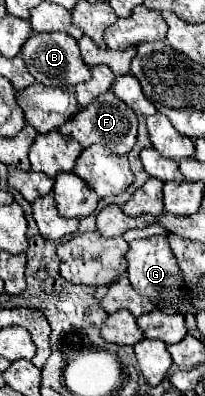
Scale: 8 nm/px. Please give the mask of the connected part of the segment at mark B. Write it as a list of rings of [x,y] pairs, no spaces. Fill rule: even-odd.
[[[39,32],[39,34],[33,34],[25,42],[25,46],[21,50],[21,56],[23,56],[31,76],[37,82],[45,84],[45,86],[75,86],[79,82],[89,80],[89,74],[91,74],[91,68],[83,62],[81,54],[79,54],[77,40],[69,38],[63,32]]]

